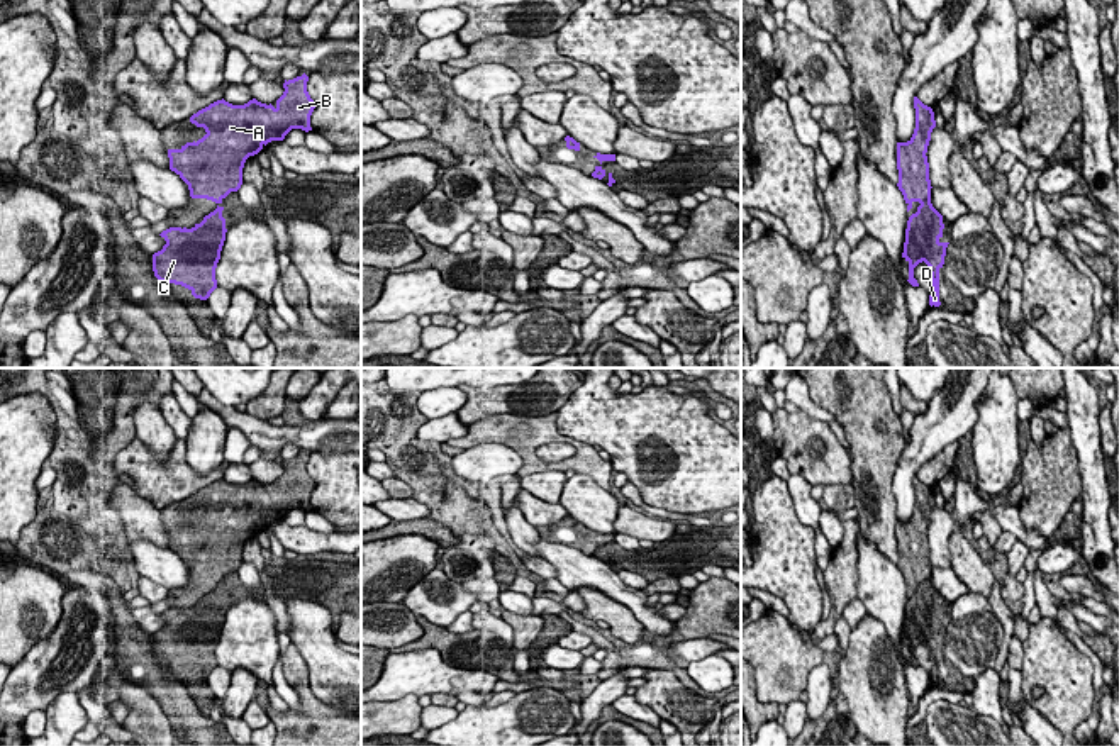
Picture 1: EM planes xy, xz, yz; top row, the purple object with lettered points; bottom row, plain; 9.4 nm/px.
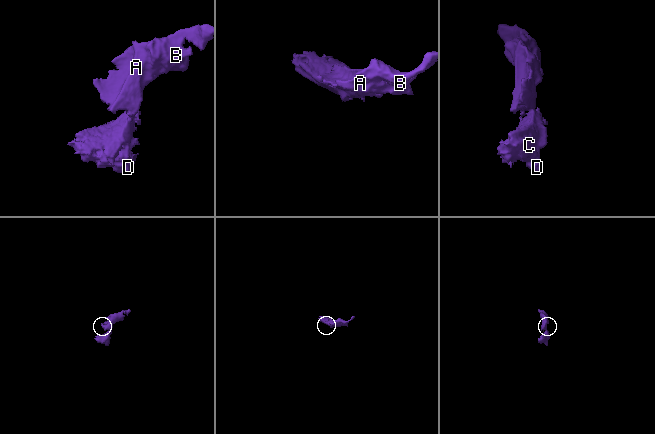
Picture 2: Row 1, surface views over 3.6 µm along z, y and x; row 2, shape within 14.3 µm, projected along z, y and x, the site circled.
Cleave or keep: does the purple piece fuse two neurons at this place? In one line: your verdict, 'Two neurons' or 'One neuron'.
Two neurons

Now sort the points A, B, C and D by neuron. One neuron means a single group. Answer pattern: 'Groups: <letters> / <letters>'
Groups: A B / C D

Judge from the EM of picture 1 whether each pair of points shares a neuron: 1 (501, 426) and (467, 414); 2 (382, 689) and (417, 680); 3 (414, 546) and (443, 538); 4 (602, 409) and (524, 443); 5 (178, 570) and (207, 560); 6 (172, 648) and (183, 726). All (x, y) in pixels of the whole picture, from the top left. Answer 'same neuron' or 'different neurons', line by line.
1: different neurons
2: same neuron
3: different neurons
4: different neurons
5: different neurons
6: different neurons

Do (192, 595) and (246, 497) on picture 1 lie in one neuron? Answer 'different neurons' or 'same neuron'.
same neuron

